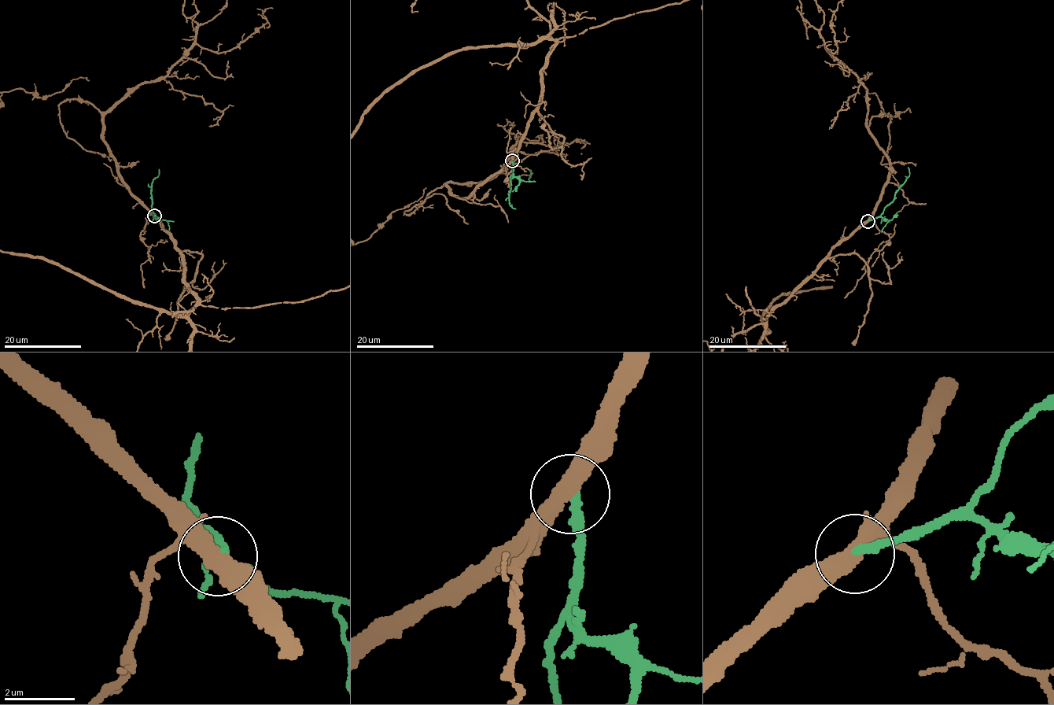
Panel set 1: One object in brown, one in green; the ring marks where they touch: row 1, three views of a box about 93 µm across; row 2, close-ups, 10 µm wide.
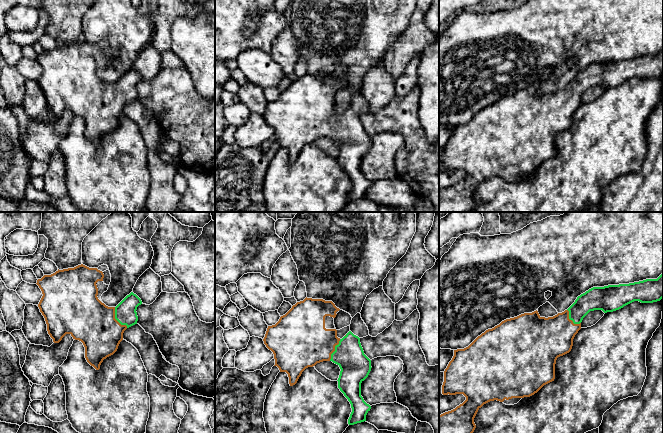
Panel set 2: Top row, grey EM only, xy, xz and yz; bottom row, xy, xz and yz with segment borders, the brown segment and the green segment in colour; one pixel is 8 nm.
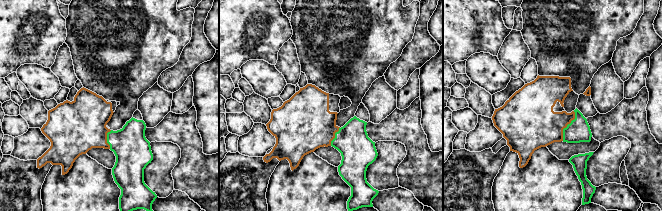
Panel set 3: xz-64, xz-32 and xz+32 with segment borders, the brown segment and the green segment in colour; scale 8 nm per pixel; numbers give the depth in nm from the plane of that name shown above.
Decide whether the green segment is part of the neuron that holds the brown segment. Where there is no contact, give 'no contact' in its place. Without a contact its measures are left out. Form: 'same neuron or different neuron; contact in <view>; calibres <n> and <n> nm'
same neuron; contact in xy; calibres 360 and 180 nm

